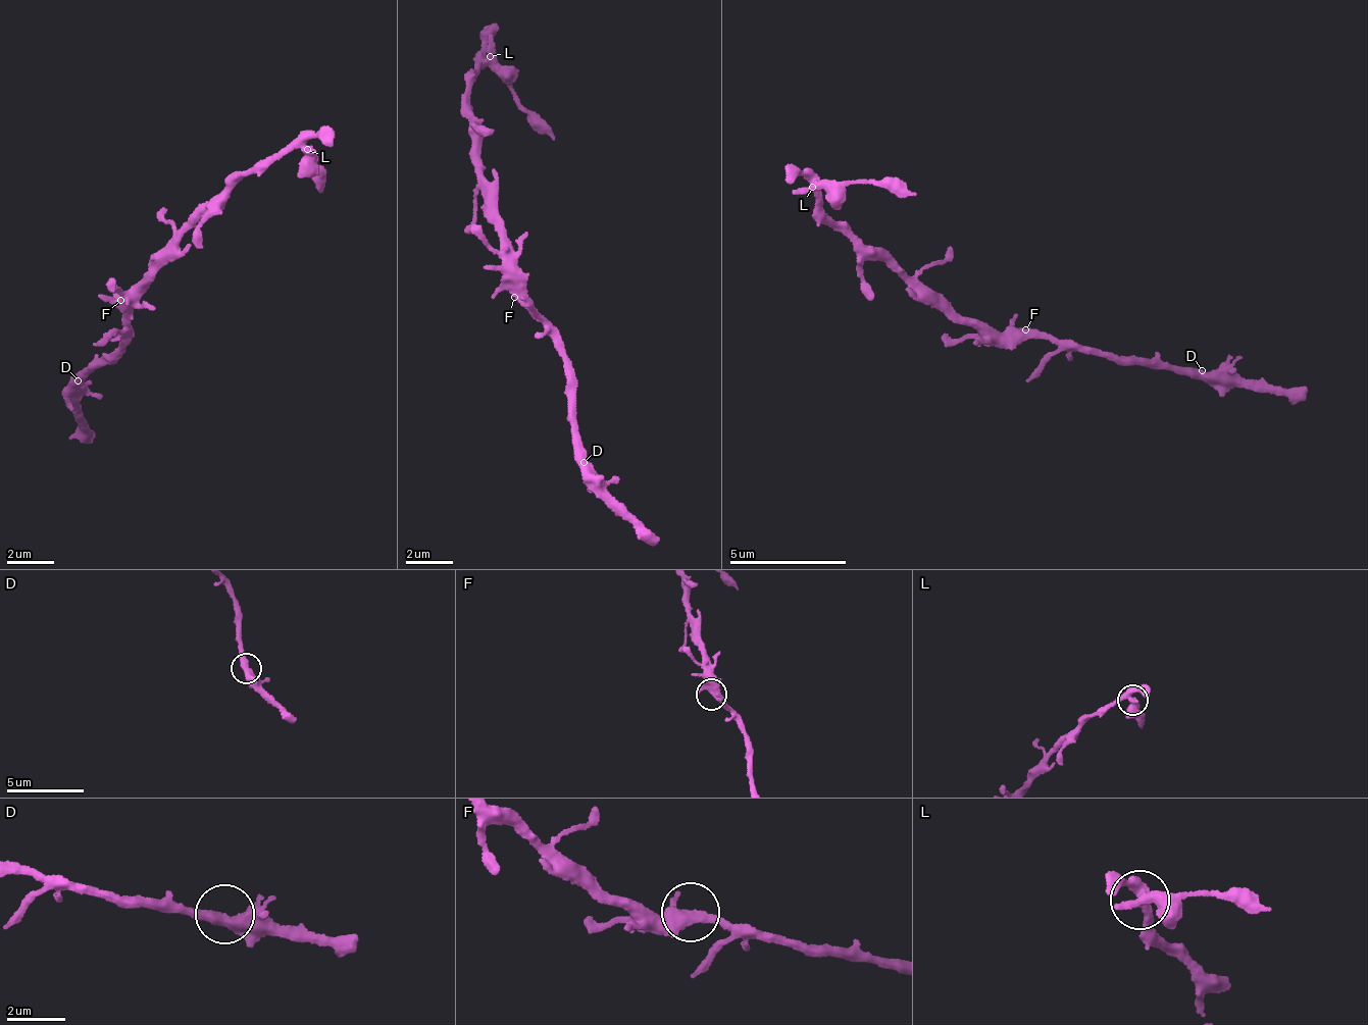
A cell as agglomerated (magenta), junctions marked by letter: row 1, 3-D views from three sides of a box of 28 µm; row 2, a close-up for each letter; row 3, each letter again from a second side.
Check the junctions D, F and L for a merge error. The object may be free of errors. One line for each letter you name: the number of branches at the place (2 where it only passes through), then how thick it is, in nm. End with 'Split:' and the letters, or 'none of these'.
L: branches 3; calibre 360 nm
Split: L

